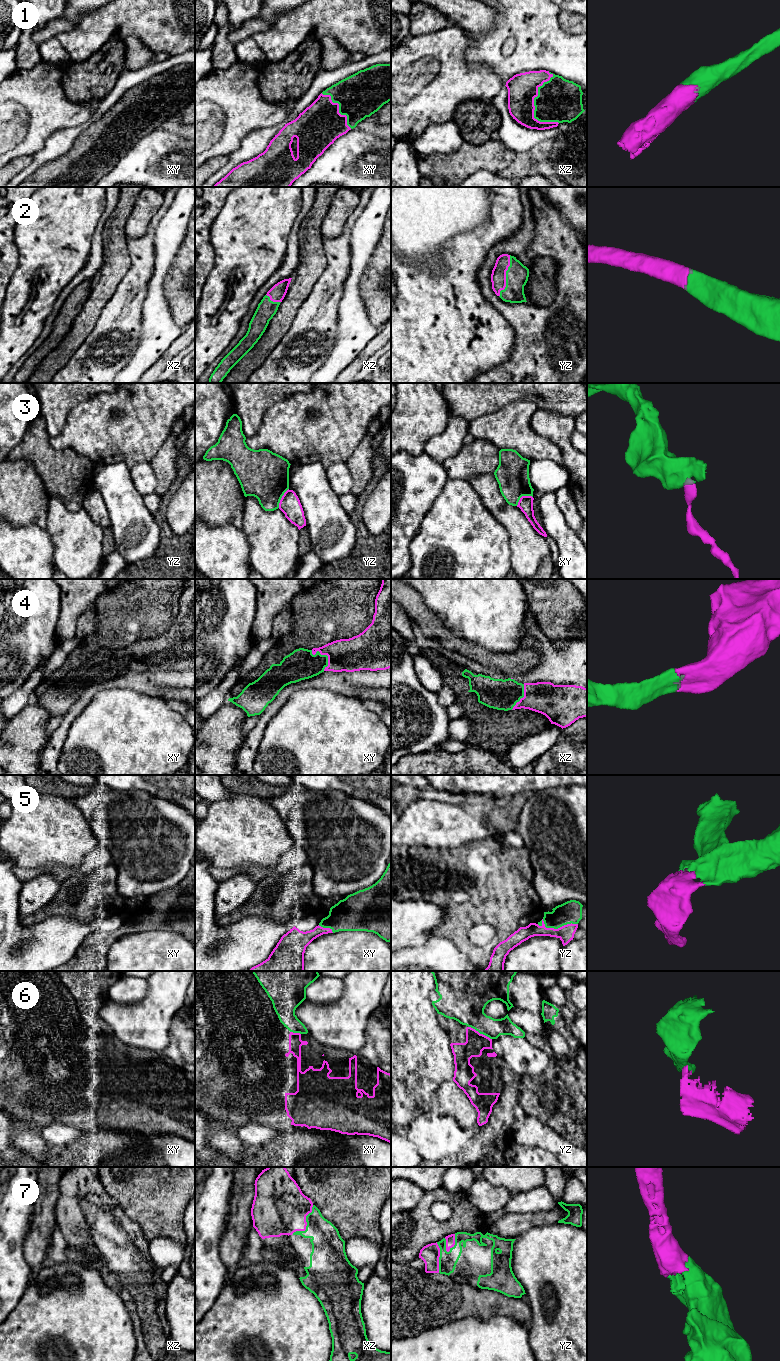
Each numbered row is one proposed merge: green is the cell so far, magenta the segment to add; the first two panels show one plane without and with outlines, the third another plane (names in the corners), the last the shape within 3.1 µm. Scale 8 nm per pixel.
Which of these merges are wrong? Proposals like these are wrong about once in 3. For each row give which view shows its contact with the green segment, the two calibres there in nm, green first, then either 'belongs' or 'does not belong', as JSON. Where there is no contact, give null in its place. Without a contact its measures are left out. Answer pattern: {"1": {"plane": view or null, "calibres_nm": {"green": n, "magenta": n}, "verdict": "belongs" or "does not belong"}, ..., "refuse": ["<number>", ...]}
{"1": {"plane": "xz", "calibres_nm": {"green": 360, "magenta": 240}, "verdict": "belongs"}, "2": {"plane": "yz", "calibres_nm": {"green": 180, "magenta": 130}, "verdict": "belongs"}, "3": {"plane": "xy", "calibres_nm": {"green": 280, "magenta": 120}, "verdict": "does not belong"}, "4": {"plane": "xy", "calibres_nm": {"green": 240, "magenta": 280}, "verdict": "belongs"}, "5": {"plane": "yz", "calibres_nm": {"green": 180, "magenta": 130}, "verdict": "belongs"}, "6": {"plane": "yz", "calibres_nm": {"green": 280, "magenta": 160}, "verdict": "does not belong"}, "7": {"plane": "xz", "calibres_nm": {"green": 260, "magenta": 420}, "verdict": "belongs"}, "refuse": ["3", "6"]}

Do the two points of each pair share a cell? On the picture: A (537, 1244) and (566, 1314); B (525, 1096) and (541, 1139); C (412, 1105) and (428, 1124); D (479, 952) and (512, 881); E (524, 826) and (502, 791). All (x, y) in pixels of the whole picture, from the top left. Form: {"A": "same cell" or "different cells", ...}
{"A": "same cell", "B": "different cells", "C": "different cells", "D": "same cell", "E": "different cells"}

